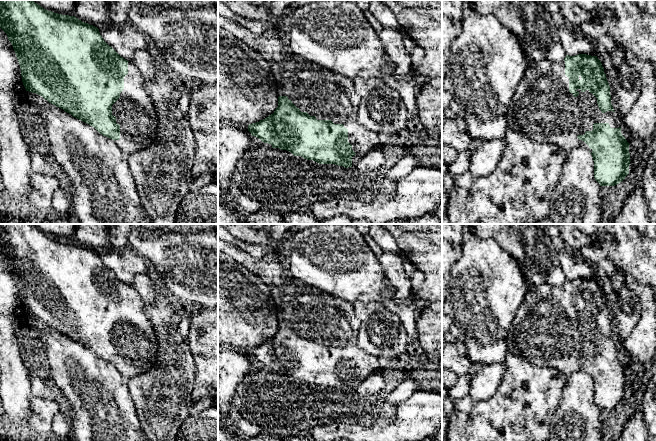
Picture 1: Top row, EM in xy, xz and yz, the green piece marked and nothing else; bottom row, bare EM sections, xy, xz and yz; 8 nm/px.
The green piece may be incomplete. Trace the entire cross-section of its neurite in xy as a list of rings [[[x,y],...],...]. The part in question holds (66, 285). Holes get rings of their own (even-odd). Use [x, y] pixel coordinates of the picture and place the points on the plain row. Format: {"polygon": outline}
{"polygon": [[[0,224],[0,252],[13,270],[26,315],[42,320],[49,327],[94,351],[103,360],[114,364],[127,380],[153,366],[158,340],[146,314],[146,302],[135,288],[121,281],[104,265],[97,251],[75,240],[48,235],[33,224]]]}

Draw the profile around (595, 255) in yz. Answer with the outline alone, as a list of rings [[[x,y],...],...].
[[[584,246],[576,251],[594,267],[602,268],[609,277],[613,277],[618,267],[608,258],[599,246]]]

